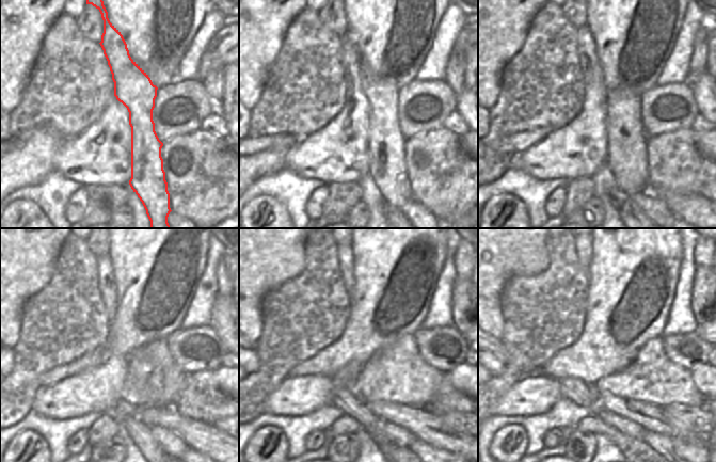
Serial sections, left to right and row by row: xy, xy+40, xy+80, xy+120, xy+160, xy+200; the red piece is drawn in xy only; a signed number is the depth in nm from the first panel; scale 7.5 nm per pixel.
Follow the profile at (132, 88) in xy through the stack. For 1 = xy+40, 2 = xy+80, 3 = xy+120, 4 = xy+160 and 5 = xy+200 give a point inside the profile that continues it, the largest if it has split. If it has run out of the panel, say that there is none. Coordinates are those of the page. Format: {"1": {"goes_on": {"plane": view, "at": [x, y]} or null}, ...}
{"1": {"goes_on": {"plane": "xy+40", "at": [385, 141]}}, "2": {"goes_on": {"plane": "xy+80", "at": [626, 157]}}, "3": {"goes_on": {"plane": "xy+120", "at": [156, 349]}}, "4": {"goes_on": {"plane": "xy+160", "at": [396, 350]}}, "5": {"goes_on": {"plane": "xy+200", "at": [640, 353]}}}

